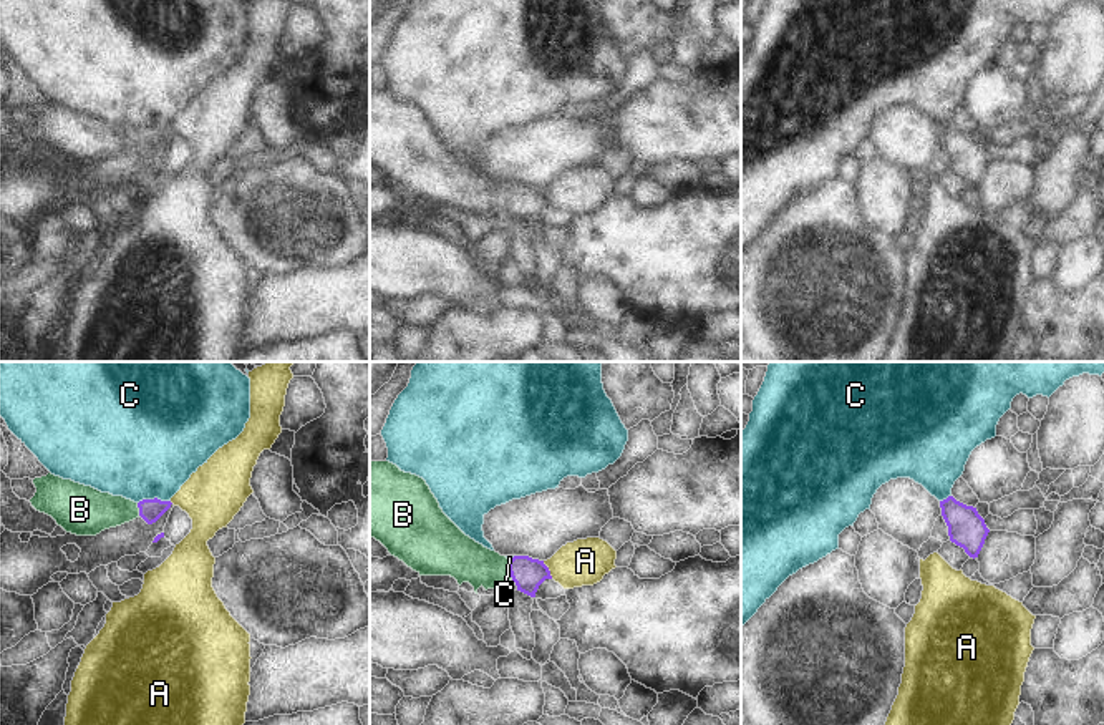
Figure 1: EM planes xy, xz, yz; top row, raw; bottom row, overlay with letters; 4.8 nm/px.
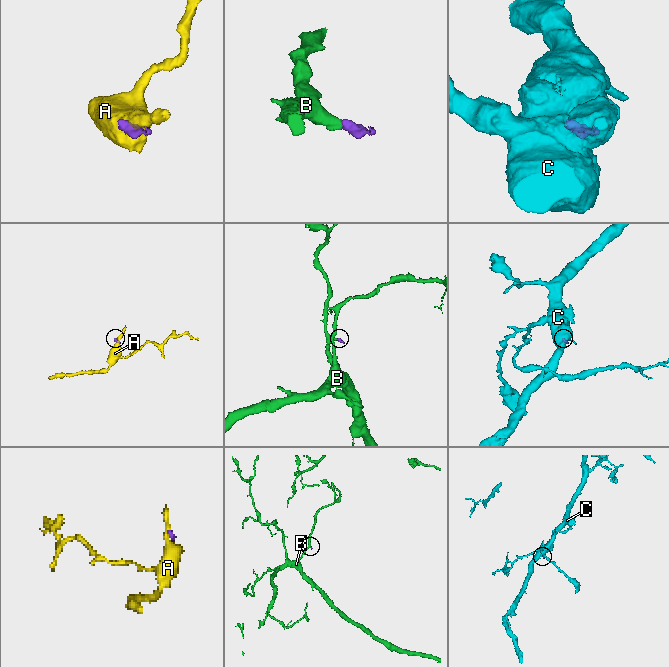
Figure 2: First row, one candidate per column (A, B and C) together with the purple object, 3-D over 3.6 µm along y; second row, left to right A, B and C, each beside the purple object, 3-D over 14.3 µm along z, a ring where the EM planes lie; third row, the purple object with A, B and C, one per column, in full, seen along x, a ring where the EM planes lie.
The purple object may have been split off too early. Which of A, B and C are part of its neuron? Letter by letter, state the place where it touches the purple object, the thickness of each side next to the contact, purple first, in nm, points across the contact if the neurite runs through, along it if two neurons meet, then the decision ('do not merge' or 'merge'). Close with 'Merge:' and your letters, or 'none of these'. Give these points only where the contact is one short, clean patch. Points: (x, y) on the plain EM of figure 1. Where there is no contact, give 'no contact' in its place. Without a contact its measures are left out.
A: xz (547, 198) | 150/220 nm | along xz (542, 189), (552, 206) | do not merge
B: xz (509, 198) | 150/200 nm | across xz (527, 201), (509, 198), (483, 196), (460, 184) | merge
C: xy (154, 126) | 110/500 nm | along xy (169, 128), (143, 126), (138, 131) | do not merge
Merge: B

